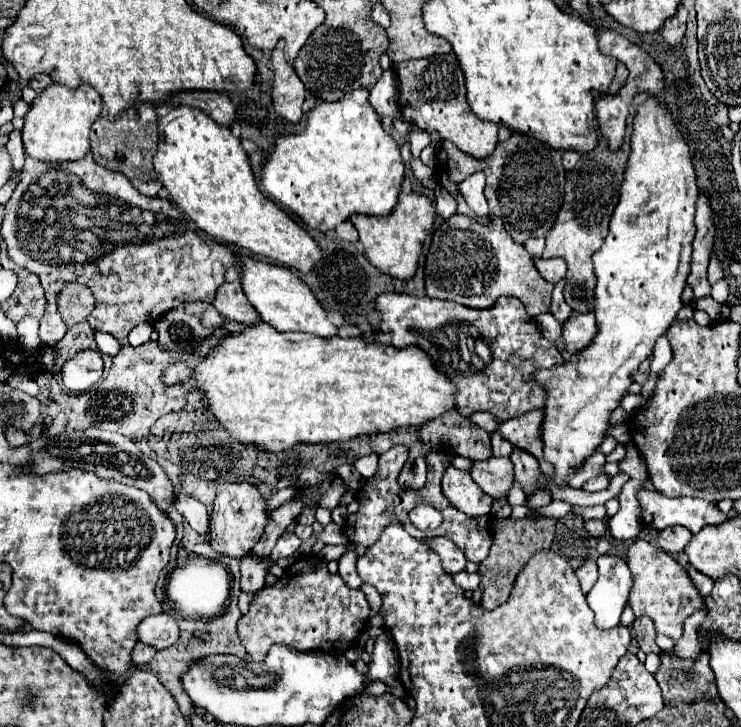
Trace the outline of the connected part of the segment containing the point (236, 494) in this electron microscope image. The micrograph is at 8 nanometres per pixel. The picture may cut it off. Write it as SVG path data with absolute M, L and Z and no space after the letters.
M249 482L221 484L217 488L217 498L215 498L213 514L211 514L211 522L209 522L213 550L217 550L229 558L243 558L259 542L263 530L269 522L269 514L265 510L265 506L267 506L267 500L261 496L257 486L253 486Z

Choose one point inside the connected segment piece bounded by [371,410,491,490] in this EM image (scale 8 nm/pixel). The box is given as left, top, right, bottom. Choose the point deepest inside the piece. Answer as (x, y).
(451, 430)

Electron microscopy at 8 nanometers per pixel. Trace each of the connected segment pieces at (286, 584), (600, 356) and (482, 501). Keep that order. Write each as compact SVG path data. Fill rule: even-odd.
M309 554L309 556L299 556L275 584L265 586L253 596L251 608L245 616L241 616L237 630L239 630L241 644L245 646L253 662L263 662L263 658L267 656L267 650L275 644L285 644L299 652L303 650L345 652L351 646L351 642L355 642L359 632L367 626L369 612L371 612L369 602L361 590L349 588L343 582L343 578L339 578L339 574L331 574L327 570L327 562L323 558Z
M647 100L637 108L631 136L631 154L627 162L627 174L623 180L623 190L619 204L613 212L609 234L599 252L593 254L593 268L597 276L595 284L595 318L597 334L575 354L575 360L555 364L553 368L535 370L533 380L543 386L543 424L541 424L541 442L543 458L553 464L553 474L541 474L539 488L549 490L555 482L559 488L567 486L569 478L579 472L585 460L597 452L605 434L609 430L609 420L615 408L621 406L621 398L629 392L633 384L633 374L639 370L639 364L653 356L653 348L659 336L663 336L671 322L675 320L679 308L683 306L681 294L689 274L691 262L691 244L695 236L695 204L699 188L695 182L695 170L691 164L689 148L683 140L683 134L677 130L671 114L661 108L655 100Z
M455 466L445 468L443 494L455 508L465 512L467 516L477 518L477 516L491 512L493 498L489 494L485 494L465 470L459 470Z

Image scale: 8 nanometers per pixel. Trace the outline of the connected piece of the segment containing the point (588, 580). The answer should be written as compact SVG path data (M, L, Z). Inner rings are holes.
M587 560L579 568L577 568L577 578L581 582L581 590L587 594L591 590L591 586L597 580L597 565L595 561Z

